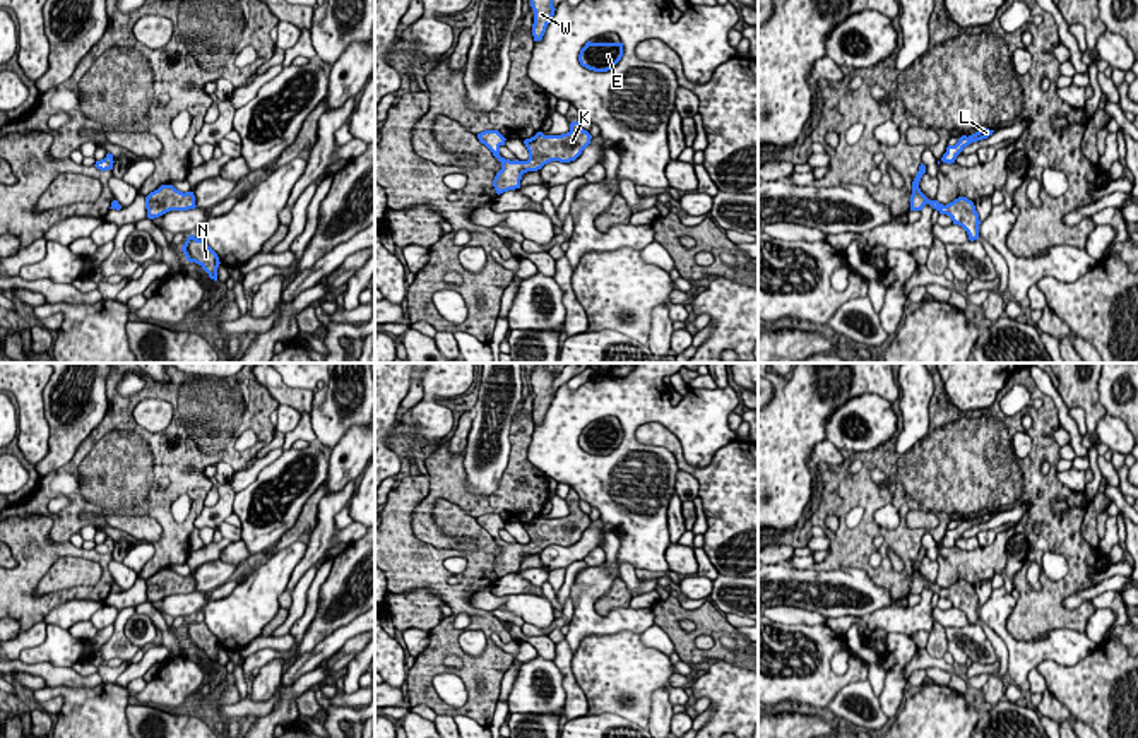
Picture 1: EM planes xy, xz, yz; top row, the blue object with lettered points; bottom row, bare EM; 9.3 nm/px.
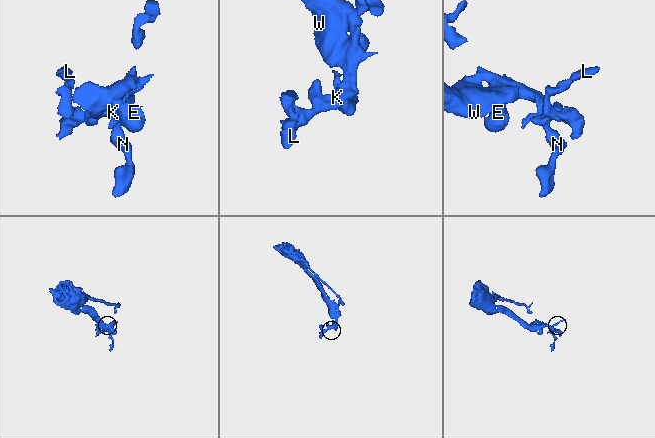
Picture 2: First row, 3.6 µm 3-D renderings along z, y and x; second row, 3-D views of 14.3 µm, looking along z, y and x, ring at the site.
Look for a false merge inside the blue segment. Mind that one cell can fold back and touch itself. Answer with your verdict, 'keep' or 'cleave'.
keep

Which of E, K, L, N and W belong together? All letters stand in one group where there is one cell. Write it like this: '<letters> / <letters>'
E K L N W

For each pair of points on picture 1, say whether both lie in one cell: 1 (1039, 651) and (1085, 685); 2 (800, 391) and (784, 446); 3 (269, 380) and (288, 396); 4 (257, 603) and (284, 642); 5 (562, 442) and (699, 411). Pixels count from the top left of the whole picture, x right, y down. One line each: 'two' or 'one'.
1: two
2: one
3: one
4: two
5: one

